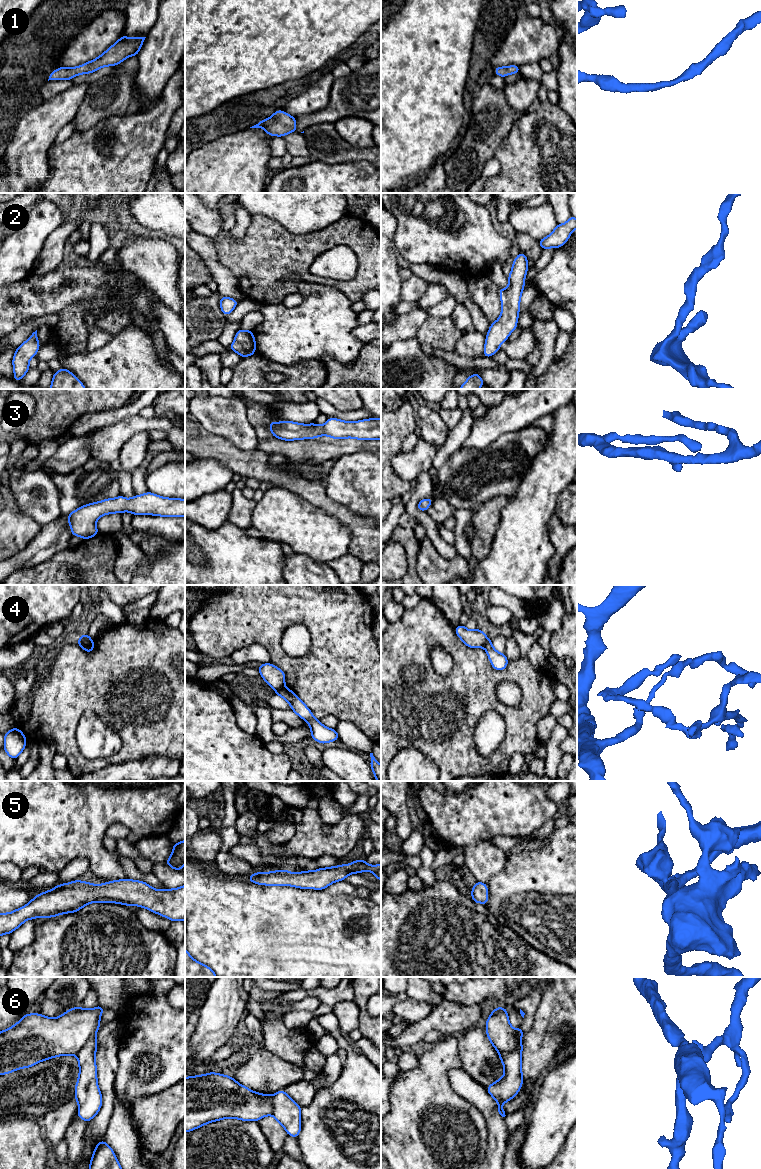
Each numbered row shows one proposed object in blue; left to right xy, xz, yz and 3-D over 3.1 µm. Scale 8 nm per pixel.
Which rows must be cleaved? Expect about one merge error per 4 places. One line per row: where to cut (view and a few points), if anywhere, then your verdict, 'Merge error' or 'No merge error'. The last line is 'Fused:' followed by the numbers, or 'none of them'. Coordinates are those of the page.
1: No split. No merge error
2: No split. No merge error
3: No split. No merge error
4: Split along xy (90, 638), (81, 646). Merge error
5: No split. No merge error
6: Split along yz (514, 1030), (516, 1046), (510, 1051), (498, 1052). Merge error
Fused: 4, 6

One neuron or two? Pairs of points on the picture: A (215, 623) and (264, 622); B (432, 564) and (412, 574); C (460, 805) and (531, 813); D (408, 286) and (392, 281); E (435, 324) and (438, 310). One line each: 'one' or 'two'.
A: one
B: two
C: one
D: two
E: two

